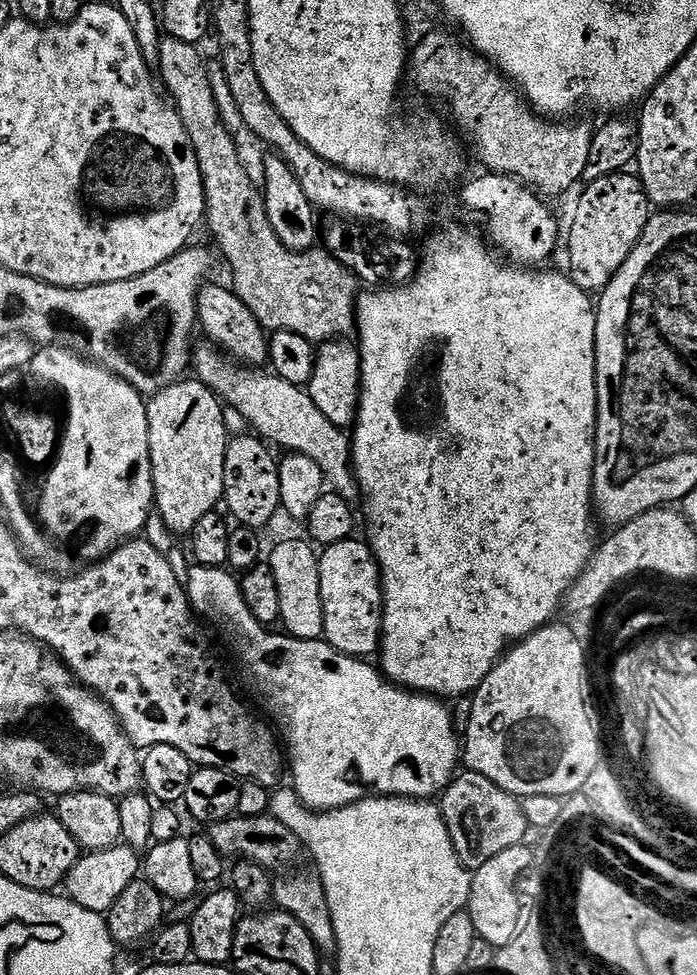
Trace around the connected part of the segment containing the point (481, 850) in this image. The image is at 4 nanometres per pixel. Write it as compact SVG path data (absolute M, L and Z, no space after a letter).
M461 771L444 789L443 800L442 815L448 827L452 845L460 856L460 861L469 870L481 868L486 862L490 862L490 858L494 858L494 854L502 854L502 850L510 850L510 846L524 844L526 840L524 835L529 835L530 829L526 822L526 814L522 814L520 800L502 791L494 782L490 782L485 776L479 776L476 772Z

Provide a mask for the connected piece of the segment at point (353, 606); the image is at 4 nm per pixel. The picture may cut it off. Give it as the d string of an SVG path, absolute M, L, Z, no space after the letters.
M357 538L339 540L319 553L320 593L324 615L323 639L347 656L372 658L382 639L382 585L371 547Z

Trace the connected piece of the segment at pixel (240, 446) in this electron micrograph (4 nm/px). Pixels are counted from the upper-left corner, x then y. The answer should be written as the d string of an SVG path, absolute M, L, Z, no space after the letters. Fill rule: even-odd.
M233 435L228 441L226 450L226 466L224 467L224 499L232 511L231 519L245 524L248 528L264 528L276 516L276 511L281 511L280 502L280 466L277 457L272 457L272 452L256 436Z

